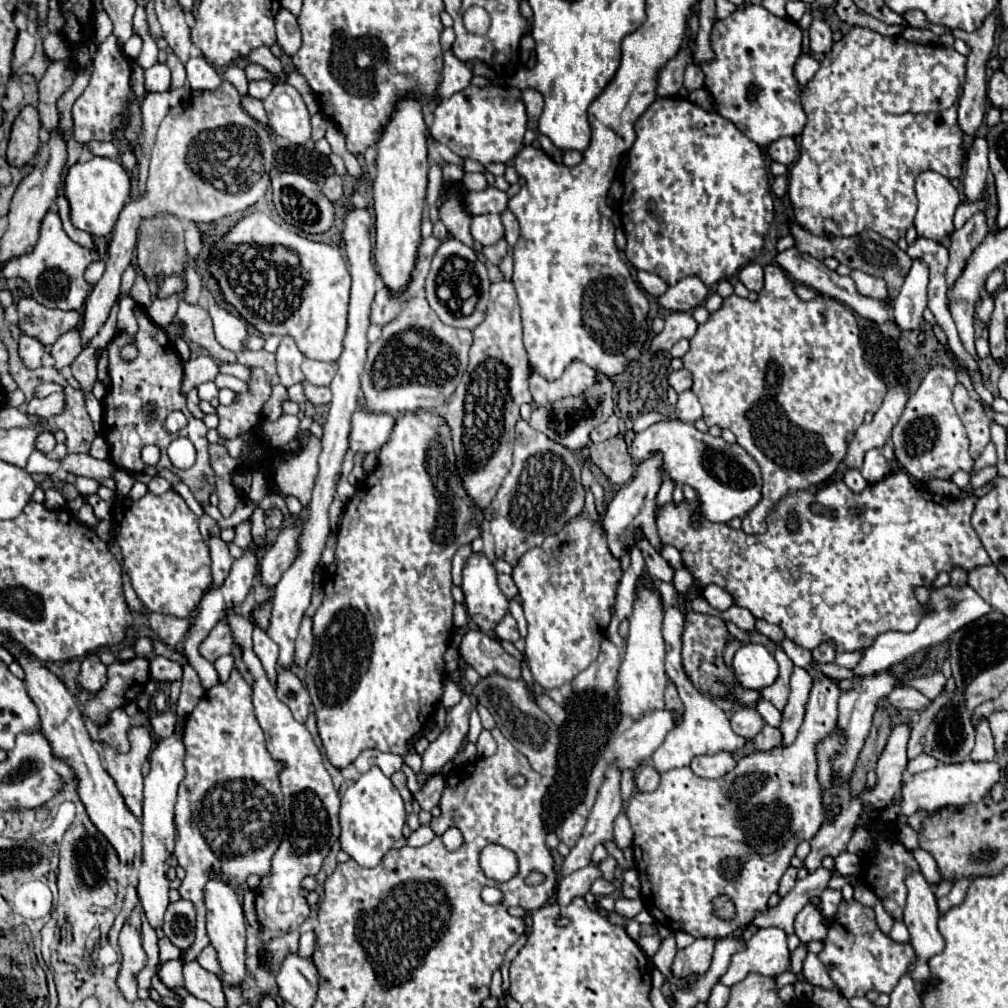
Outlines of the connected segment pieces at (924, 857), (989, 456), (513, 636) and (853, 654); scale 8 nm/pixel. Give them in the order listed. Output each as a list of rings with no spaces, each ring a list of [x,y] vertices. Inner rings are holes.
[[[914,849],[912,855],[914,855],[914,859],[918,861],[920,871],[922,871],[922,875],[926,877],[926,881],[932,883],[932,885],[936,885],[936,883],[940,881],[940,875],[938,875],[938,869],[936,869],[936,861],[934,861],[934,857],[932,857],[930,853],[922,851],[922,849]]]
[[[990,443],[990,445],[984,449],[984,453],[974,461],[974,469],[970,471],[970,475],[974,475],[976,471],[980,471],[980,469],[984,469],[984,467],[988,467],[988,465],[996,465],[996,449],[994,449],[992,443]]]
[[[510,613],[504,615],[504,619],[496,625],[494,633],[496,633],[496,637],[498,637],[500,641],[512,641],[512,643],[514,643],[514,641],[520,639],[520,633],[518,633],[516,621],[514,621],[514,617],[512,617]]]
[[[844,651],[844,653],[838,653],[838,655],[836,655],[836,661],[834,661],[834,663],[840,665],[840,667],[854,669],[854,667],[858,665],[860,657],[862,657],[862,651]]]

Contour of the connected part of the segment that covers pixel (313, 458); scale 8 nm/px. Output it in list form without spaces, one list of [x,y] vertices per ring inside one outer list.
[[[310,435],[308,445],[274,469],[274,483],[282,495],[294,495],[300,499],[300,503],[310,503],[312,485],[318,475],[320,451],[320,439]]]

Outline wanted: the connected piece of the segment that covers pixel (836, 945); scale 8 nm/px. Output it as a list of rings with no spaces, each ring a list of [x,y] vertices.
[[[842,899],[822,945],[818,959],[826,965],[830,979],[846,999],[864,997],[872,989],[878,993],[890,993],[916,955],[910,941],[896,943],[888,933],[882,933],[876,923],[874,909],[858,903],[856,899]]]

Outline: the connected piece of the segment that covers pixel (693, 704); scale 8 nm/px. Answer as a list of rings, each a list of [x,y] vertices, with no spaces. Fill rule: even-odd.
[[[668,609],[664,613],[664,627],[662,627],[664,643],[666,643],[666,675],[668,675],[670,683],[678,689],[685,711],[682,721],[668,733],[664,743],[652,755],[652,765],[654,765],[654,769],[658,769],[658,773],[670,771],[674,767],[686,767],[698,755],[714,755],[718,751],[734,753],[734,751],[742,749],[742,745],[746,743],[746,739],[732,733],[728,713],[724,709],[720,709],[712,697],[706,697],[706,693],[700,693],[698,689],[694,689],[692,681],[686,677],[684,667],[682,667],[682,655],[680,655],[682,629],[684,629],[684,615],[678,609]]]

